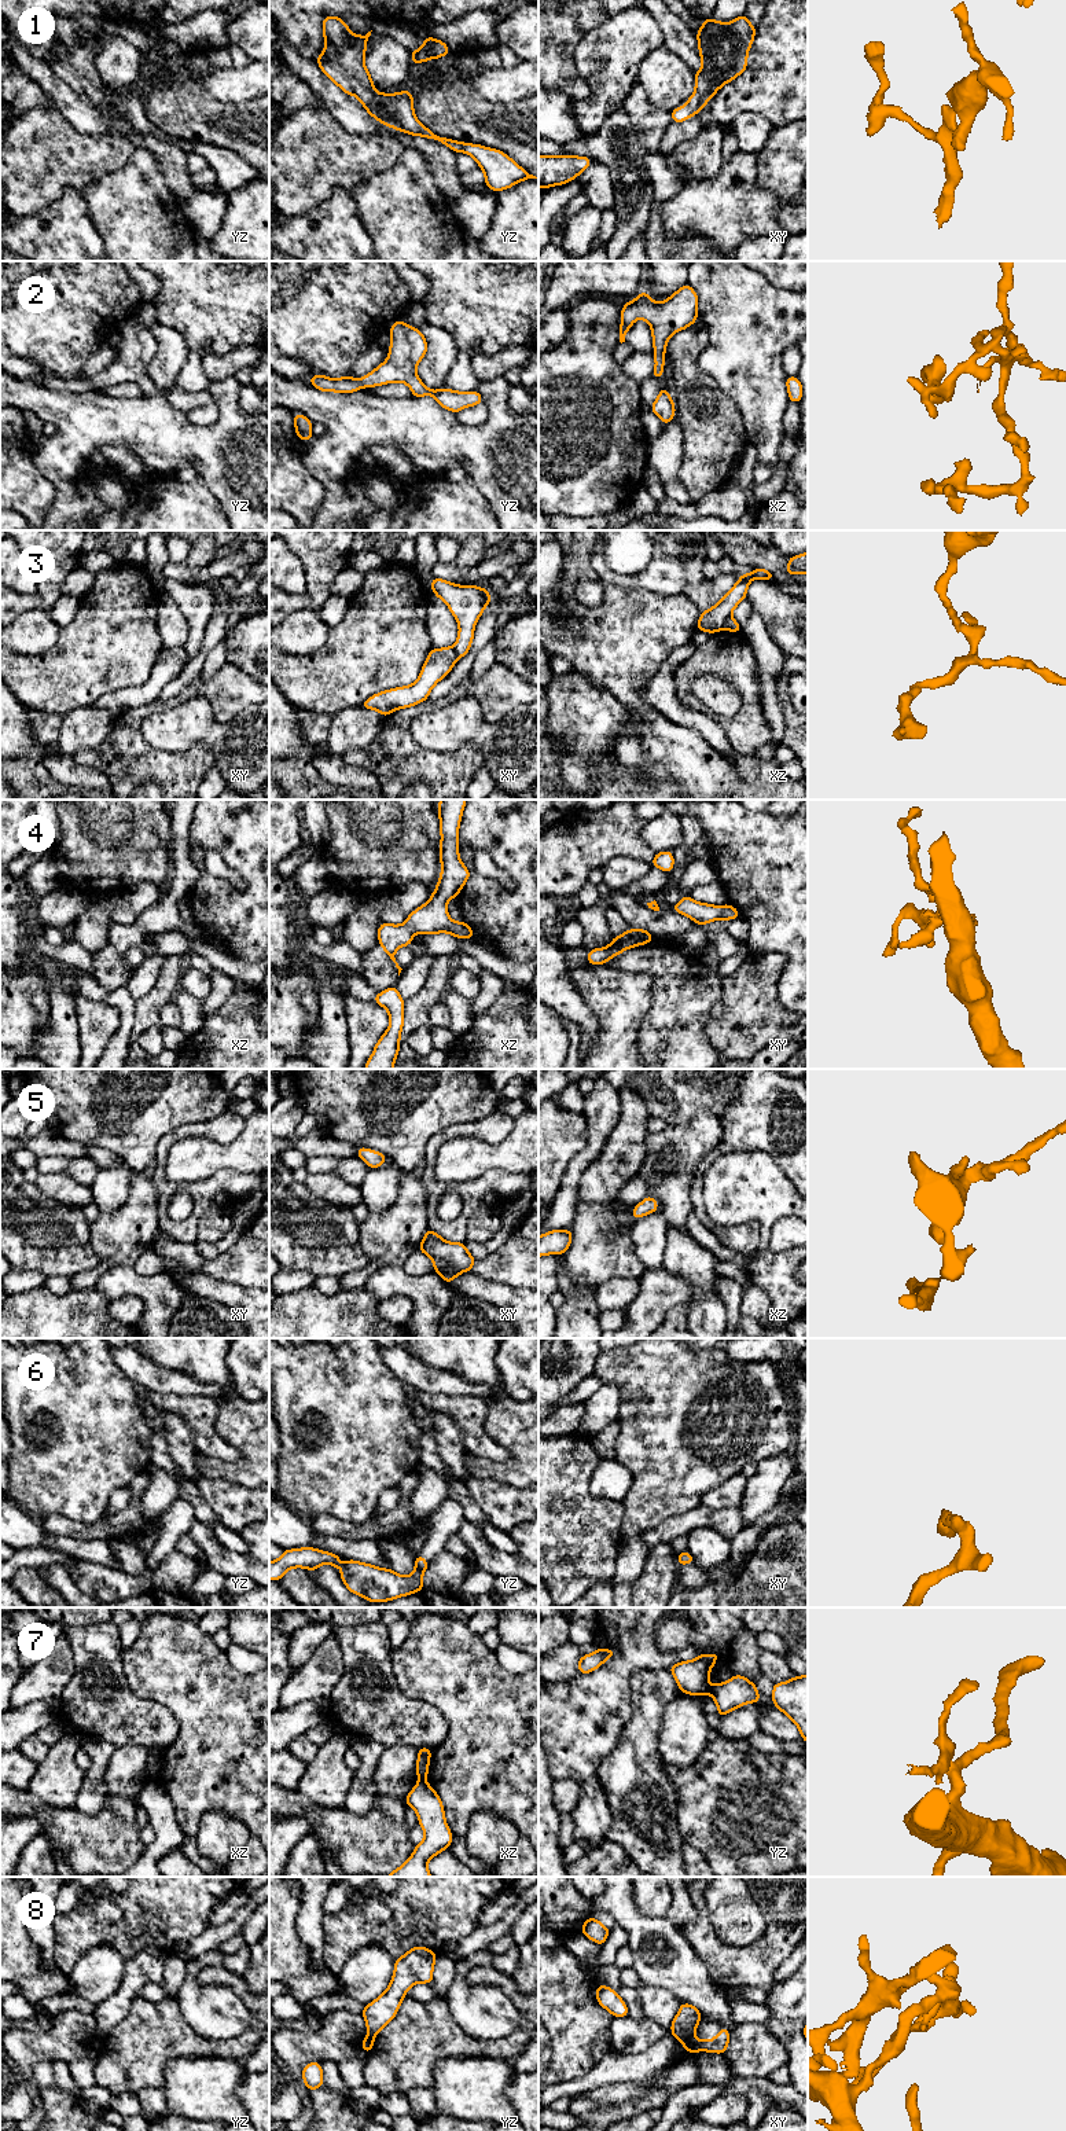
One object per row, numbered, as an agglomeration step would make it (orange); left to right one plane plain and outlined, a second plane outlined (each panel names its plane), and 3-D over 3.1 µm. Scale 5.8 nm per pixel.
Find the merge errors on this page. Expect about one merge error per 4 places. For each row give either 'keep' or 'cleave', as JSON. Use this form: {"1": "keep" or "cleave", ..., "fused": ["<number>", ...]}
{"1": "keep", "2": "keep", "3": "cleave", "4": "keep", "5": "keep", "6": "keep", "7": "cleave", "8": "cleave", "fused": ["3", "7", "8"]}

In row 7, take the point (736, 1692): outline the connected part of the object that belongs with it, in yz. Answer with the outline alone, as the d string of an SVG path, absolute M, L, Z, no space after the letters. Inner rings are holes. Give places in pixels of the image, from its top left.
M734 1675L732 1679L710 1687L718 1716L723 1717L732 1709L740 1708L745 1704L760 1701L757 1686L740 1675Z

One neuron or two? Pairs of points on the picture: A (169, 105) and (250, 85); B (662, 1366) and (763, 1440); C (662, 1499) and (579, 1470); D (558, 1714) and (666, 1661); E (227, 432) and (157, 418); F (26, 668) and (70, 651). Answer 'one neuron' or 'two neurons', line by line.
A: two neurons
B: one neuron
C: two neurons
D: one neuron
E: one neuron
F: one neuron

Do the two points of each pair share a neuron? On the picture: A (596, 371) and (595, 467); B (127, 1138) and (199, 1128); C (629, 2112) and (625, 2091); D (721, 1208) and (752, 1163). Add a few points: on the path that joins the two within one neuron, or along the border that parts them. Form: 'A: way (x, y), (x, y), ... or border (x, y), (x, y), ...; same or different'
A: way (598, 395), (596, 444); same
B: border (198, 1121), (169, 1131), (154, 1158); different
C: border (647, 2086), (640, 2095), (618, 2102), (594, 2101); different
D: way (731, 1197), (752, 1174); same

